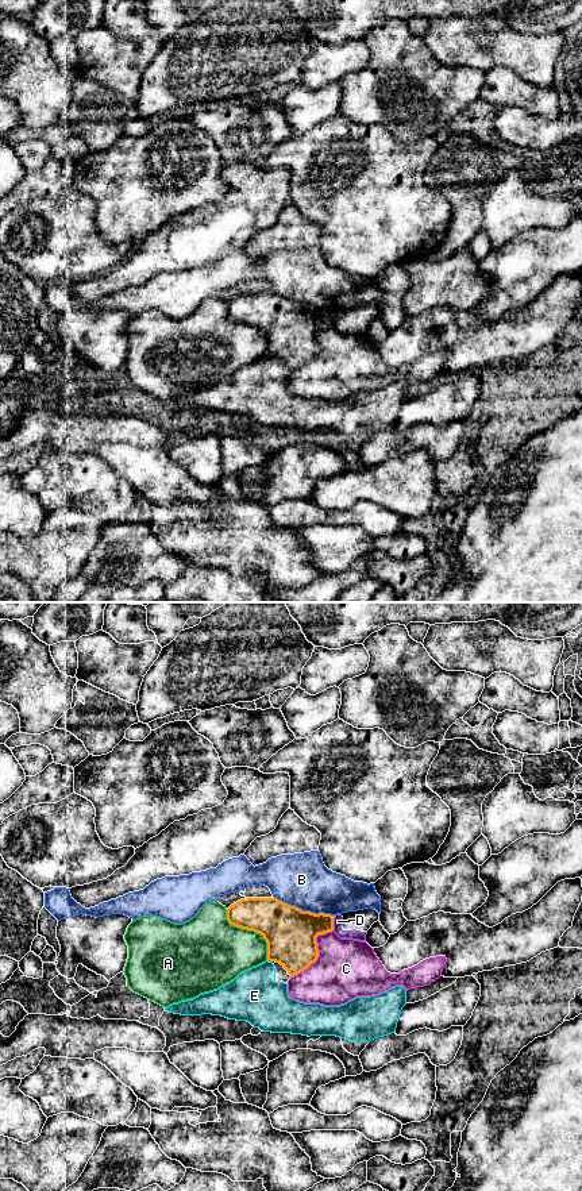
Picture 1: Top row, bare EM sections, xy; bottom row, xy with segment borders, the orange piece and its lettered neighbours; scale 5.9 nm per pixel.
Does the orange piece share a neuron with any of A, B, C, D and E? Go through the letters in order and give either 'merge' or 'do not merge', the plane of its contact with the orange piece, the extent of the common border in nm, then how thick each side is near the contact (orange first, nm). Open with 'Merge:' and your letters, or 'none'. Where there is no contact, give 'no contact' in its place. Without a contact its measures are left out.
Merge: none
A: do not merge; contact in xy; length 400 nm; calibres 300 and 380 nm
B: do not merge; contact in xy; length 380 nm; calibres 300 and 320 nm
C: do not merge; contact in xy; length 380 nm; calibres 300 and 360 nm
D: do not merge; contact in xy; length 90 nm; calibres 300 and 60 nm
E: do not merge; contact in xy; length 40 nm; calibres 300 and 320 nm

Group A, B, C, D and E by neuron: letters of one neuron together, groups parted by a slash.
A / B / C / D / E

